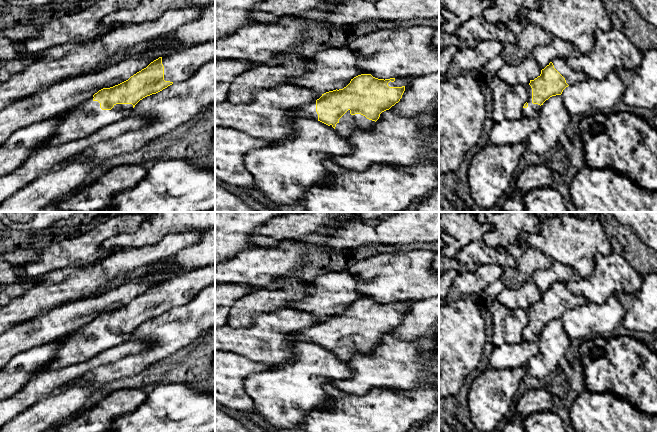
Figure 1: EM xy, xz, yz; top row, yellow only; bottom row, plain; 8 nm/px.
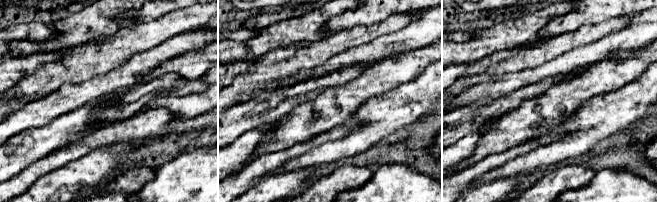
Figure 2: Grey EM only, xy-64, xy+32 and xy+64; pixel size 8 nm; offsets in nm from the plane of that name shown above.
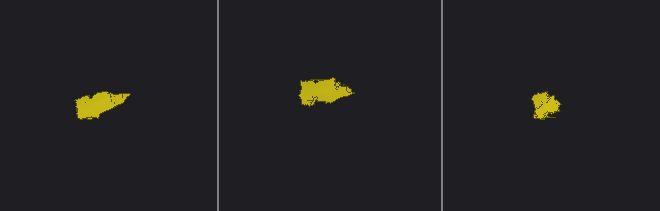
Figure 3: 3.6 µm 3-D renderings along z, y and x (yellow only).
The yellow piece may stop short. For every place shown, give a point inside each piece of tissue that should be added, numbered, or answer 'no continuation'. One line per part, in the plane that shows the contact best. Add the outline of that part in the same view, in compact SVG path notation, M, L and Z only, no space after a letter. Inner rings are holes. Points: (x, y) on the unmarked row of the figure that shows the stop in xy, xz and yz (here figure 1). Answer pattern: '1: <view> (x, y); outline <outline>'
1: xy (182, 288); outline M215 264L185 271L162 280L164 304L173 307L191 302L204 288L215 284Z
2: xz (348, 347); outline M348 334L340 343L339 346L336 348L336 351L333 352L332 349L330 349L331 352L333 352L338 359L348 362L352 356L354 356L357 353L363 354L363 355L369 355L375 350L375 345L367 343L365 340L361 338L355 338L351 339L350 334Z

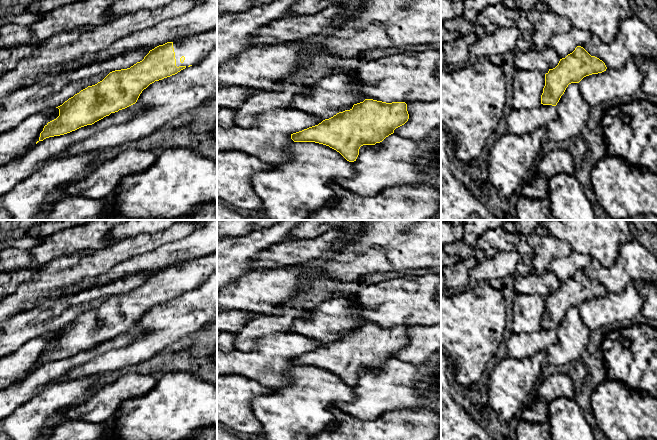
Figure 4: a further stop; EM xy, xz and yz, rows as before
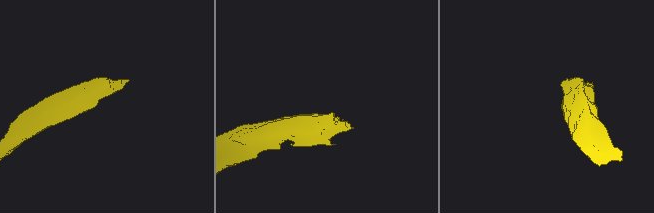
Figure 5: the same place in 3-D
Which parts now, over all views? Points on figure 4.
1: xy (194, 272); outline M217 250L203 257L175 263L173 272L176 290L196 289L215 271L217 271Z

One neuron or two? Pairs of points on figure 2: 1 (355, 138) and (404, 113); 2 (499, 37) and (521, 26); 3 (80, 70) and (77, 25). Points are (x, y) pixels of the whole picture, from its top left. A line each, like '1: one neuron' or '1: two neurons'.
1: one neuron
2: one neuron
3: two neurons

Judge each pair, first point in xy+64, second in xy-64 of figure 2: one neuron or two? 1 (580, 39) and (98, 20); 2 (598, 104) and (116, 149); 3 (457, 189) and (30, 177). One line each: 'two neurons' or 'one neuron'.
1: two neurons
2: two neurons
3: one neuron

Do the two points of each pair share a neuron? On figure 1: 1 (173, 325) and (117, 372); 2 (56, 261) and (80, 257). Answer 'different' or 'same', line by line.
1: same
2: same

